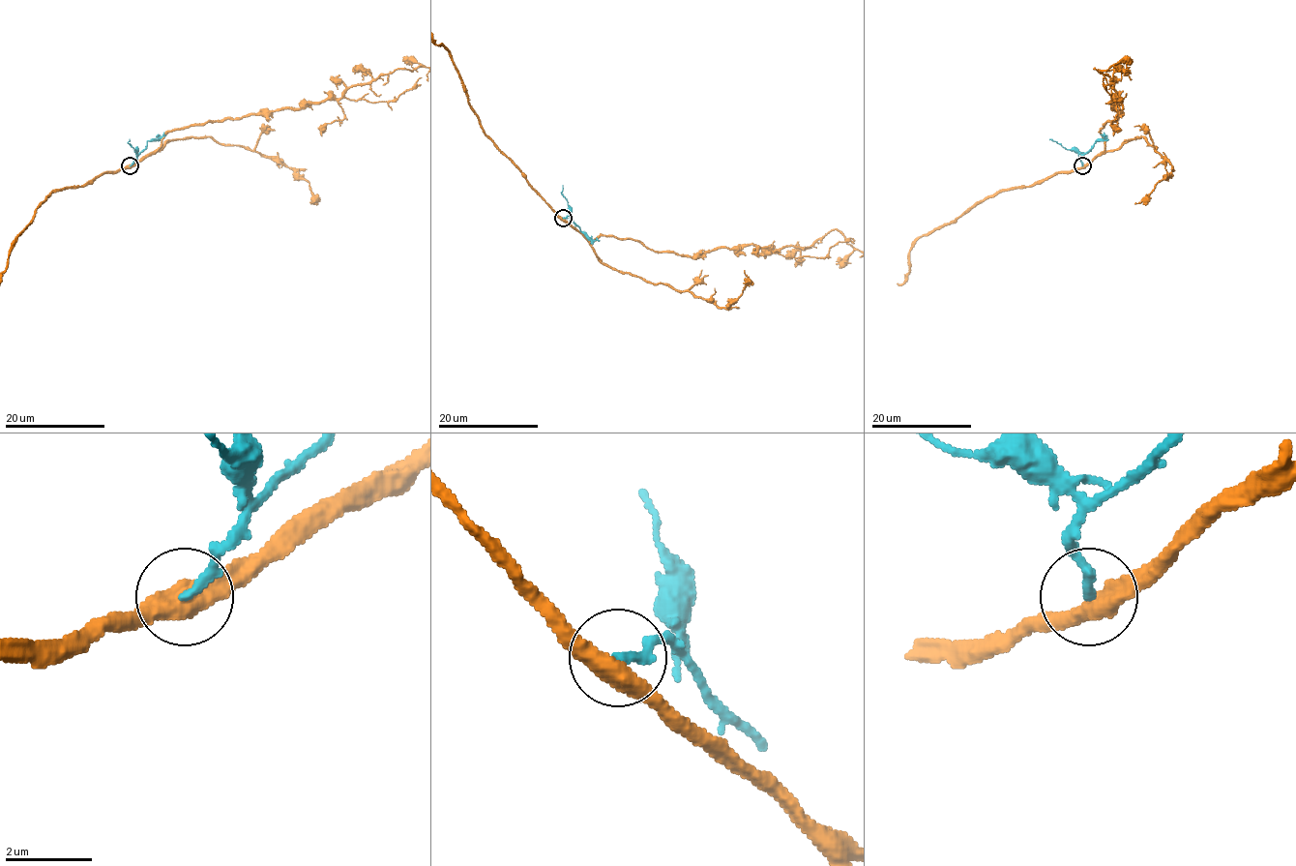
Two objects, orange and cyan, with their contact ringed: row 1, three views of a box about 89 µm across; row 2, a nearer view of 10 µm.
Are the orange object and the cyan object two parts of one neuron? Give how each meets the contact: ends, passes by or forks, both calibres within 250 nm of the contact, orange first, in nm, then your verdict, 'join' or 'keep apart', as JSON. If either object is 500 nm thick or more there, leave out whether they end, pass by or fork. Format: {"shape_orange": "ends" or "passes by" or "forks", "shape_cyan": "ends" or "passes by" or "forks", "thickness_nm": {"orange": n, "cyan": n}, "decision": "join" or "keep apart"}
{"shape_orange": "passes by", "shape_cyan": "ends", "thickness_nm": {"orange": 480, "cyan": 220}, "decision": "keep apart"}

